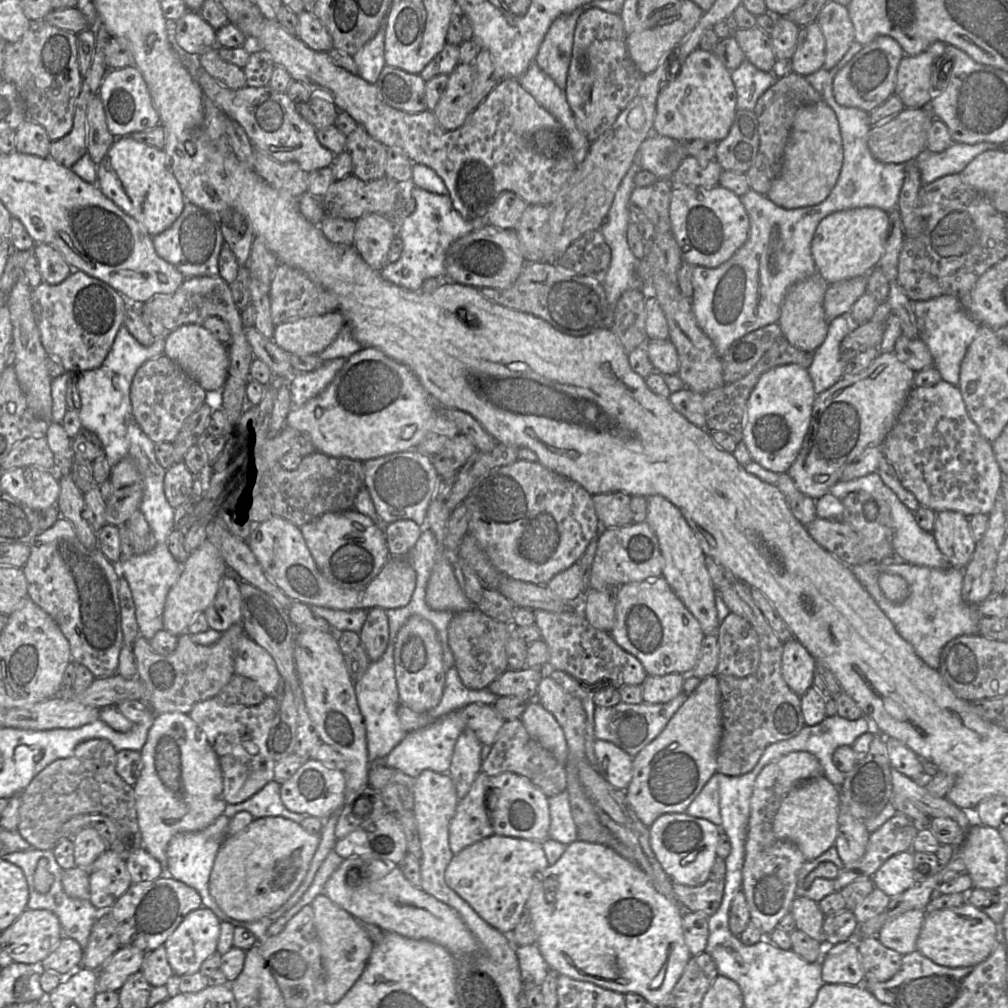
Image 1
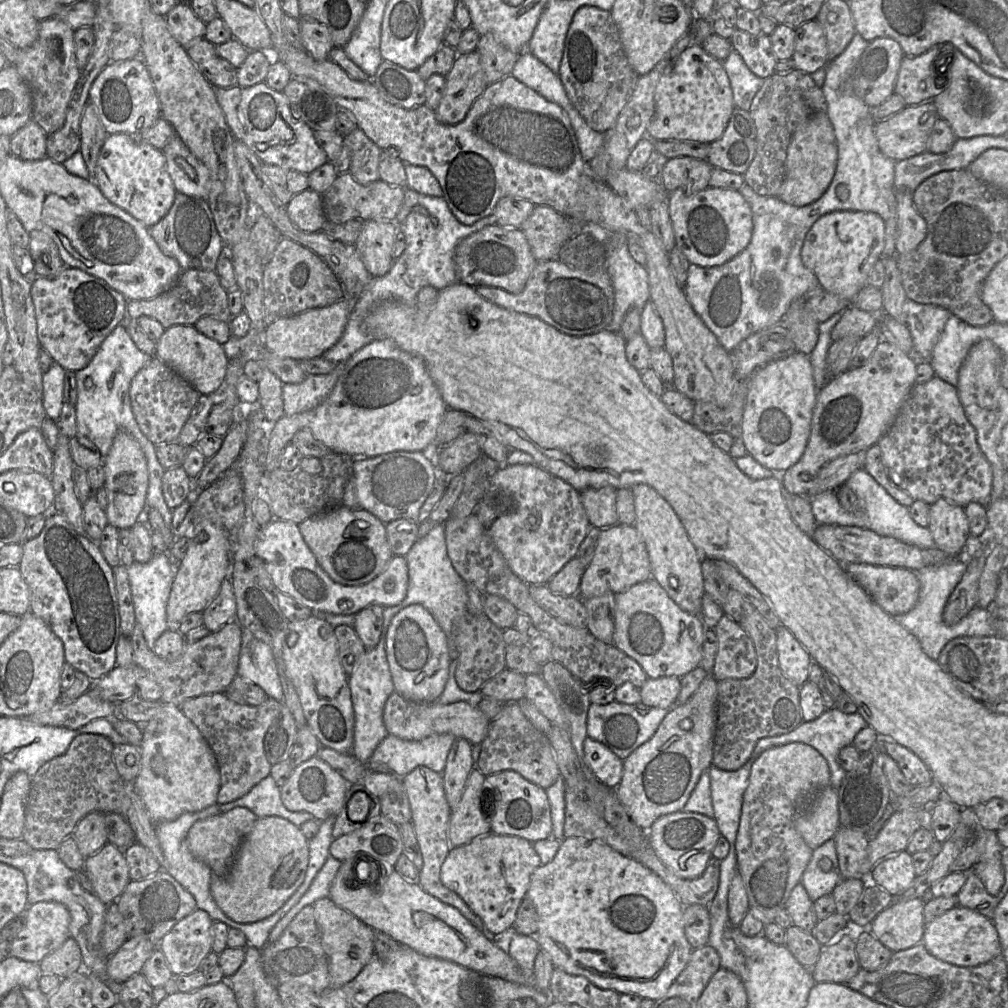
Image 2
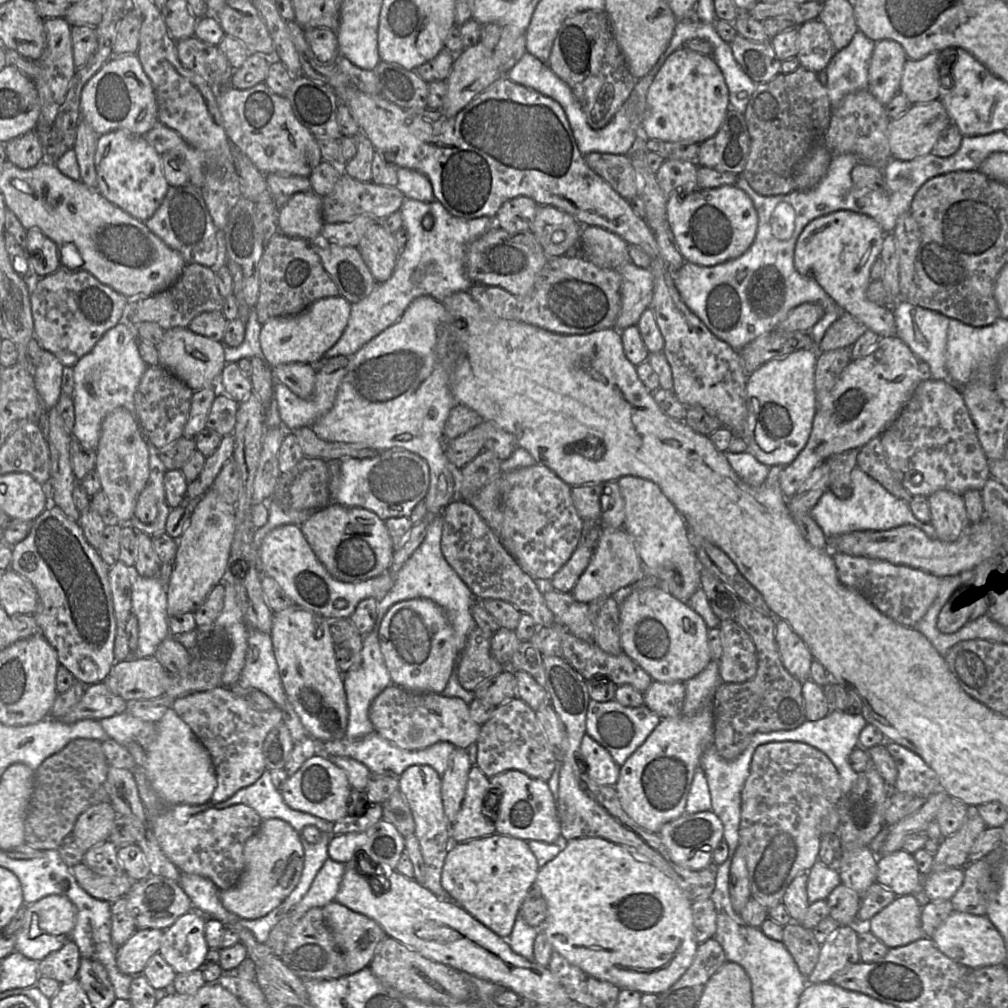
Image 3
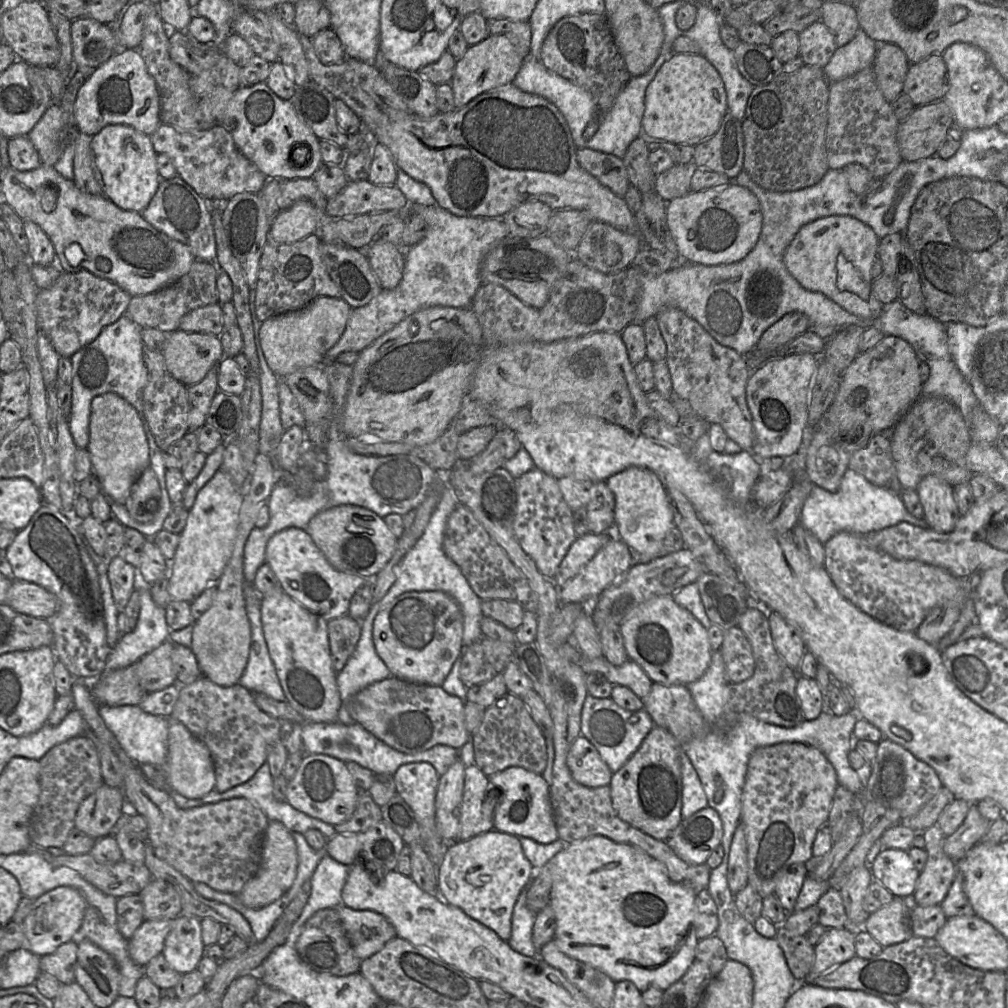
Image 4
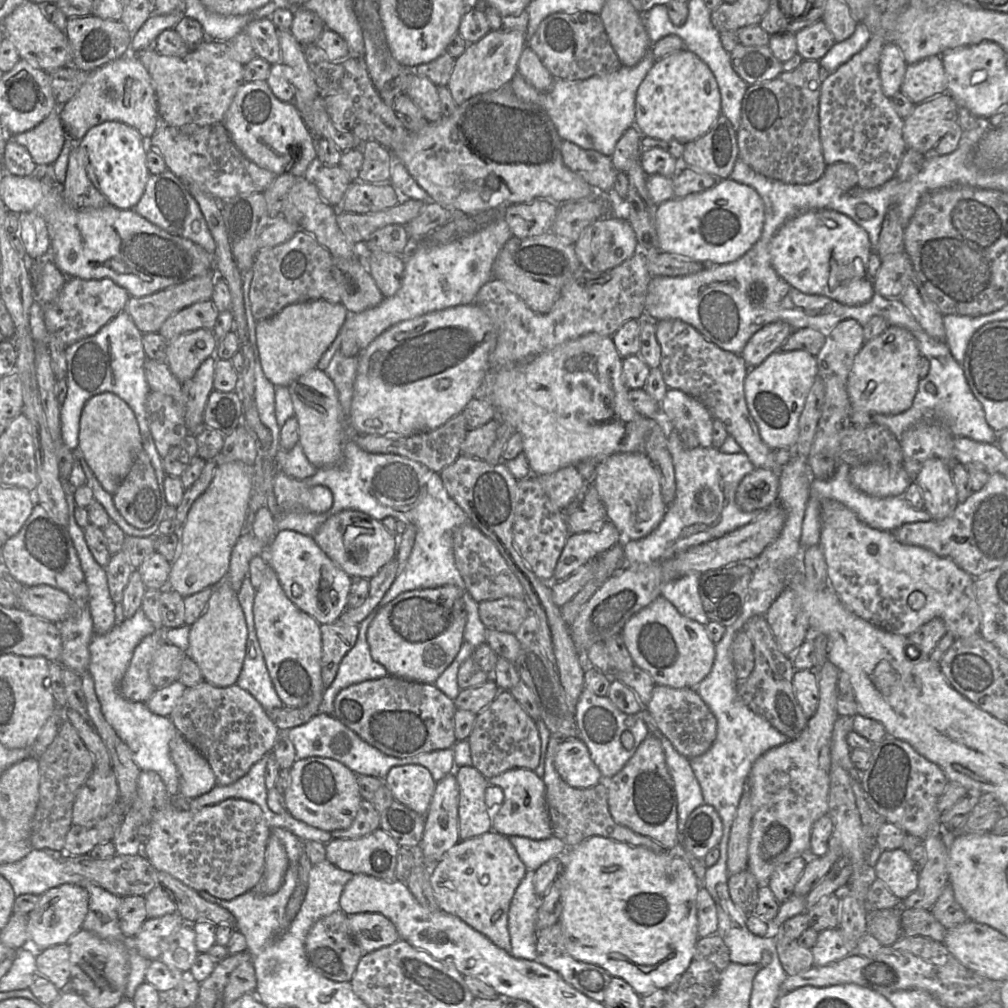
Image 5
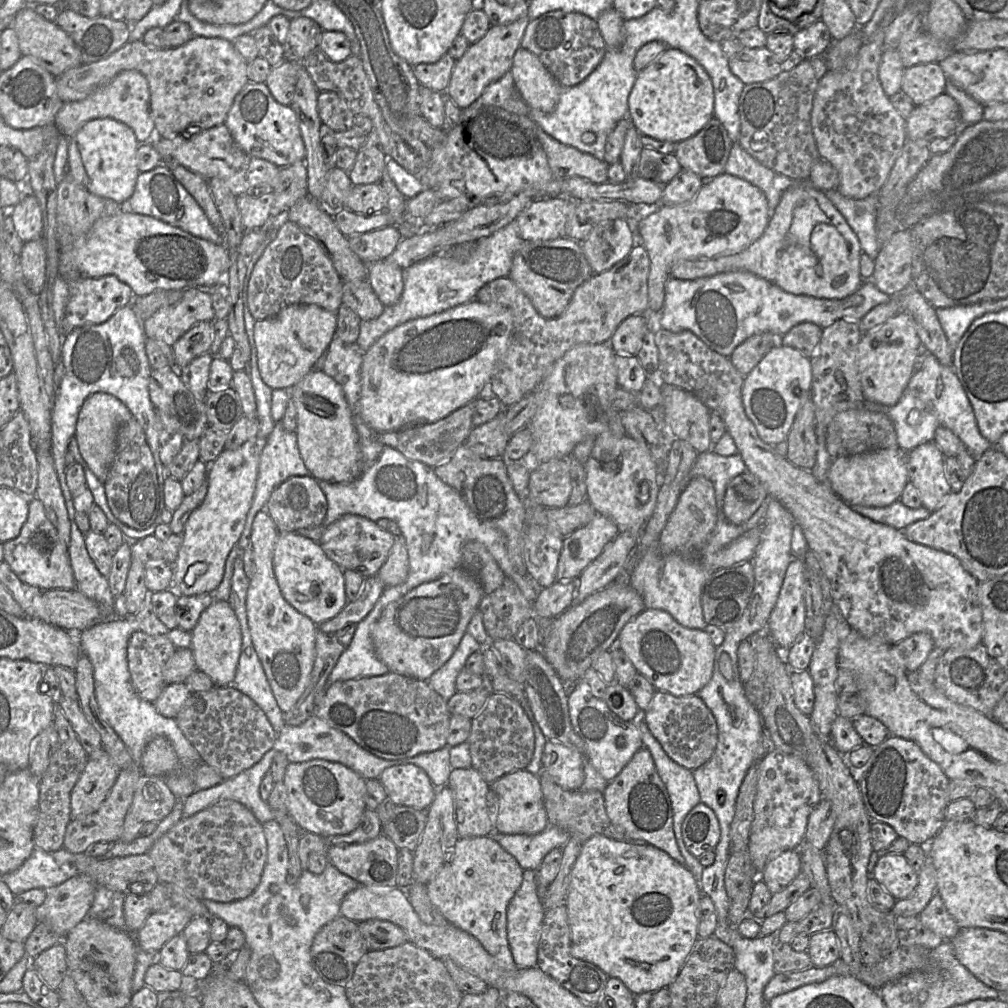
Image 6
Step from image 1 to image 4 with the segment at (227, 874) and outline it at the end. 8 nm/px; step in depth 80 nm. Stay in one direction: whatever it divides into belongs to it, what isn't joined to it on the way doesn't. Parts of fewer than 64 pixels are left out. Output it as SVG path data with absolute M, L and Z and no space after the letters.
M269 821L264 834L259 869L237 895L248 908L265 907L278 900L289 890L295 880L297 867L297 847L292 831L279 821Z

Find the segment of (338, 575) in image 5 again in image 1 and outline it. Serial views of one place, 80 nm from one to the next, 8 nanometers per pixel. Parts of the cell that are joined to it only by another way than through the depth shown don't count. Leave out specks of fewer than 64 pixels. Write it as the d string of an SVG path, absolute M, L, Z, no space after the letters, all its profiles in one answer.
M272 515L266 522L254 524L247 544L266 575L293 601L336 610L398 608L411 600L416 574L406 557L390 557L379 574L364 589L349 589L330 583L319 571L305 543L300 527Z

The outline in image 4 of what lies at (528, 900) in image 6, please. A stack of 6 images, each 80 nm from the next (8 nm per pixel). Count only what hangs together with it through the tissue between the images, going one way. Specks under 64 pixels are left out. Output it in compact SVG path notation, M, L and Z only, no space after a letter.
M529 882L519 894L512 912L511 937L508 940L510 947L516 952L528 956L538 956L532 940L533 927L536 919L527 906L527 891L531 885Z

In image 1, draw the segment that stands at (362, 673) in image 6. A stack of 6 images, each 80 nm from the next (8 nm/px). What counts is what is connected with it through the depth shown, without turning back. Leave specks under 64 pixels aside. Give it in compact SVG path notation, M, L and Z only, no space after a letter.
M389 640L385 653L377 661L371 661L360 680L354 682L357 703L364 718L368 759L385 758L406 736L407 732L397 715L401 703L394 666L394 643Z

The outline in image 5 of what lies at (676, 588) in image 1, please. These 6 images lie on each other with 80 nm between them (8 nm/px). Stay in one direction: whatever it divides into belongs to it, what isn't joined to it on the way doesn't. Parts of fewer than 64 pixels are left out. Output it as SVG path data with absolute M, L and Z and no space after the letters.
M617 453L596 464L592 484L606 509L606 517L623 540L638 540L652 533L663 520L668 505L663 501L657 471L642 453Z

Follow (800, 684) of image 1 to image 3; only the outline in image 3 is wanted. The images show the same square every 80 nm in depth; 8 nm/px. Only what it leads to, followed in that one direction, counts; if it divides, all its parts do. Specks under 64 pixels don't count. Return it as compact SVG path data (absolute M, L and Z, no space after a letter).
M783 619L775 620L775 640L785 669L800 682L809 679L813 656L804 641Z

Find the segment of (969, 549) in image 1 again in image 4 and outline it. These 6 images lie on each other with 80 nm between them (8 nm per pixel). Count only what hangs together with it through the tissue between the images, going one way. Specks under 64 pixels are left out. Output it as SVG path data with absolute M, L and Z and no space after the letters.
M936 475L925 476L916 489L929 527L939 533L949 533L960 518L953 486Z

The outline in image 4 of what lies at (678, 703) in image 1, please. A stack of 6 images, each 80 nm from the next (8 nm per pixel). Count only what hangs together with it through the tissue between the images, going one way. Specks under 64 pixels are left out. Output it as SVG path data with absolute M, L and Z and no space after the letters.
M590 694L583 703L581 735L594 745L612 773L628 761L653 727L654 722L645 709L632 712L618 706L611 698L595 698Z

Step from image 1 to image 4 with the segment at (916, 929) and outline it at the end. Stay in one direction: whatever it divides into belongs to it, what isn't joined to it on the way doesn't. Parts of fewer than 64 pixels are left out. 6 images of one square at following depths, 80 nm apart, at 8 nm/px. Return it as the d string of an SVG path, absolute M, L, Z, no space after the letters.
M895 898L890 904L869 915L863 925L883 948L908 940L912 936L910 904L906 899Z

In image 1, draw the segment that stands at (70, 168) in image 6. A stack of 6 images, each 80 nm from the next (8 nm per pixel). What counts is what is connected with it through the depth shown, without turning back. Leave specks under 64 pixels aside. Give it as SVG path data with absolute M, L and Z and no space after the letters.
M125 136L116 138L97 167L97 186L102 193L122 211L134 218L152 237L171 227L181 215L186 203L179 183L170 170L170 162L171 160L164 150Z

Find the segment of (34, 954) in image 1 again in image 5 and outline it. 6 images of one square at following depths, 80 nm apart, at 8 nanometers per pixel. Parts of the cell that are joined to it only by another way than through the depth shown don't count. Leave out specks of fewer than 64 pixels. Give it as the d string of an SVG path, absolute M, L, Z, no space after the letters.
M66 883L49 889L40 896L35 908L28 914L27 931L31 947L43 951L67 943L82 928L88 909L89 893L83 887Z

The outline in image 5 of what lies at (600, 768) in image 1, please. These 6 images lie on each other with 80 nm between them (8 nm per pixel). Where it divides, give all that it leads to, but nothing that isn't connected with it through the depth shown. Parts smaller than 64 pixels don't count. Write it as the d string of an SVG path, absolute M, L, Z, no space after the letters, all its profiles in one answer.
M580 738L565 739L559 743L554 766L561 778L574 788L590 788L603 781L587 746Z

